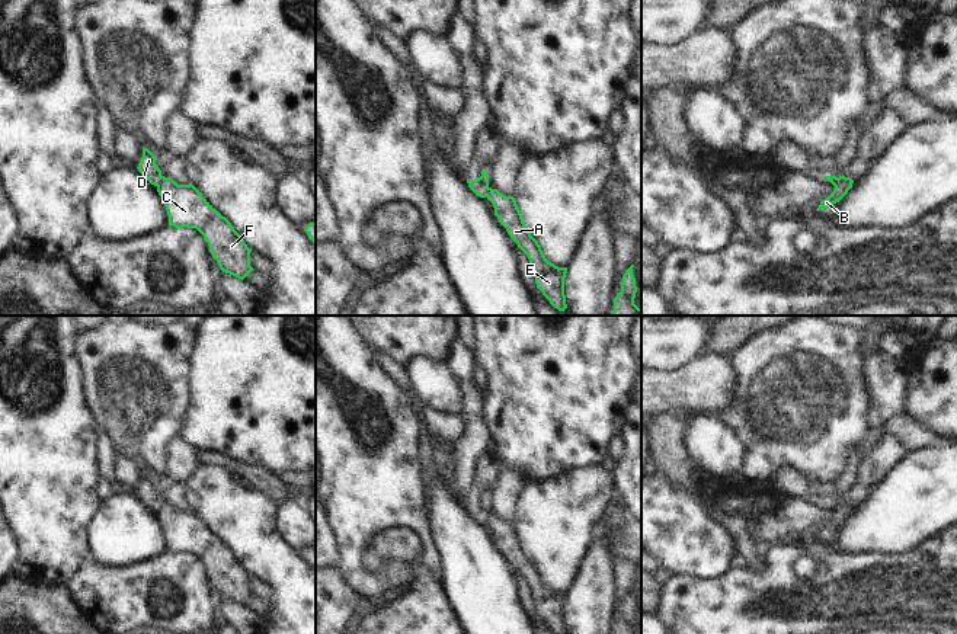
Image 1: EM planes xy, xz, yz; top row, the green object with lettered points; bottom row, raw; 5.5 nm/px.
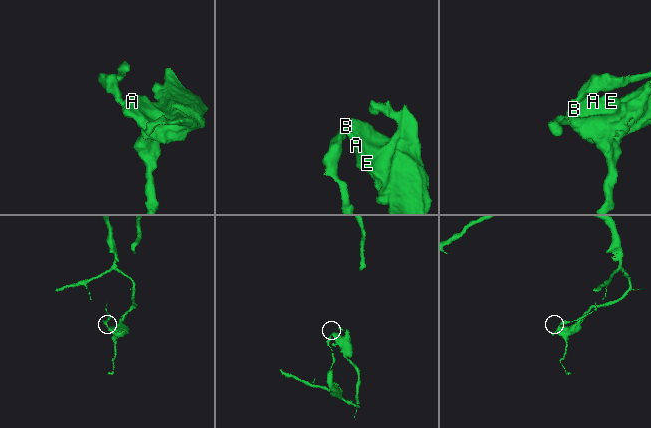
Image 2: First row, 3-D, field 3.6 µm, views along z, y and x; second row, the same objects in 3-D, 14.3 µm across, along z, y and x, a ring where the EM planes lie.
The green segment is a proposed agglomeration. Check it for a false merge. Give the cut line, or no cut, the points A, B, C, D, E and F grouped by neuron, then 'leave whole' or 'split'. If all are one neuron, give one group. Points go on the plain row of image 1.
xy (163, 502), (157, 512) | A B C E F / D | split

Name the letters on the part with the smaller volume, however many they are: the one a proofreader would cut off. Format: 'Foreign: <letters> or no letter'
Foreign: D

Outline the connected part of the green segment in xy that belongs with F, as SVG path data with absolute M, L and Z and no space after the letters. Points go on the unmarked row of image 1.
M163 502L157 518L167 535L169 551L196 554L223 598L243 606L253 596L252 574L192 509L177 510L172 503Z

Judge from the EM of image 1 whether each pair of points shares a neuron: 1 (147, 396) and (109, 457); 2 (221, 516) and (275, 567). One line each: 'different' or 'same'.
1: different
2: same

